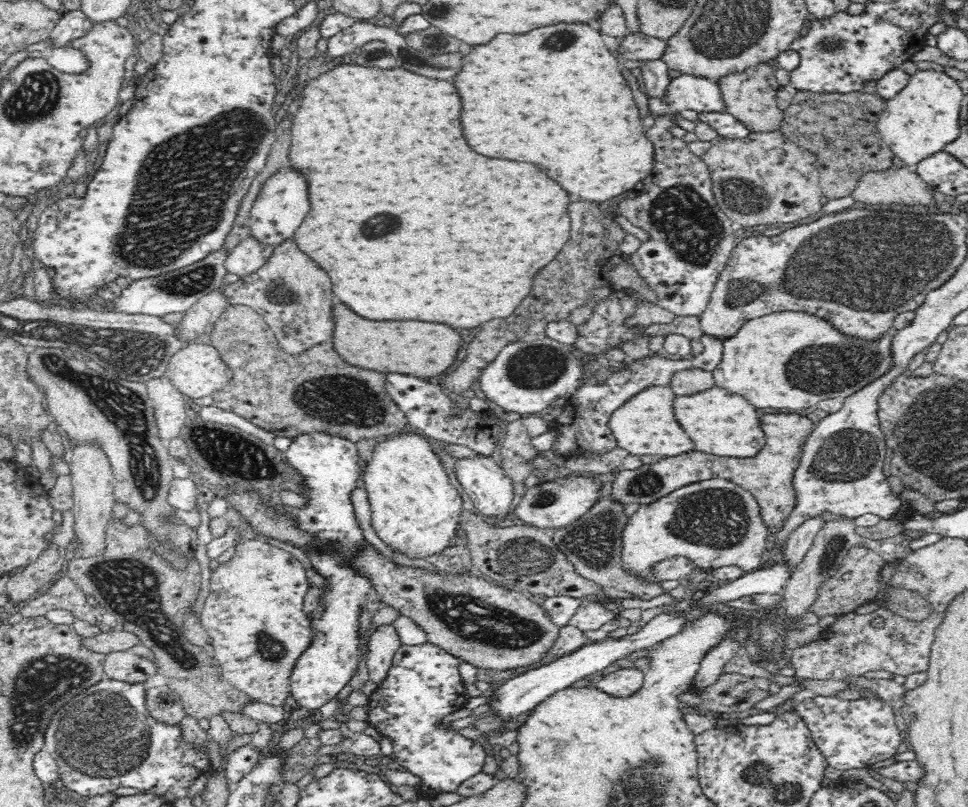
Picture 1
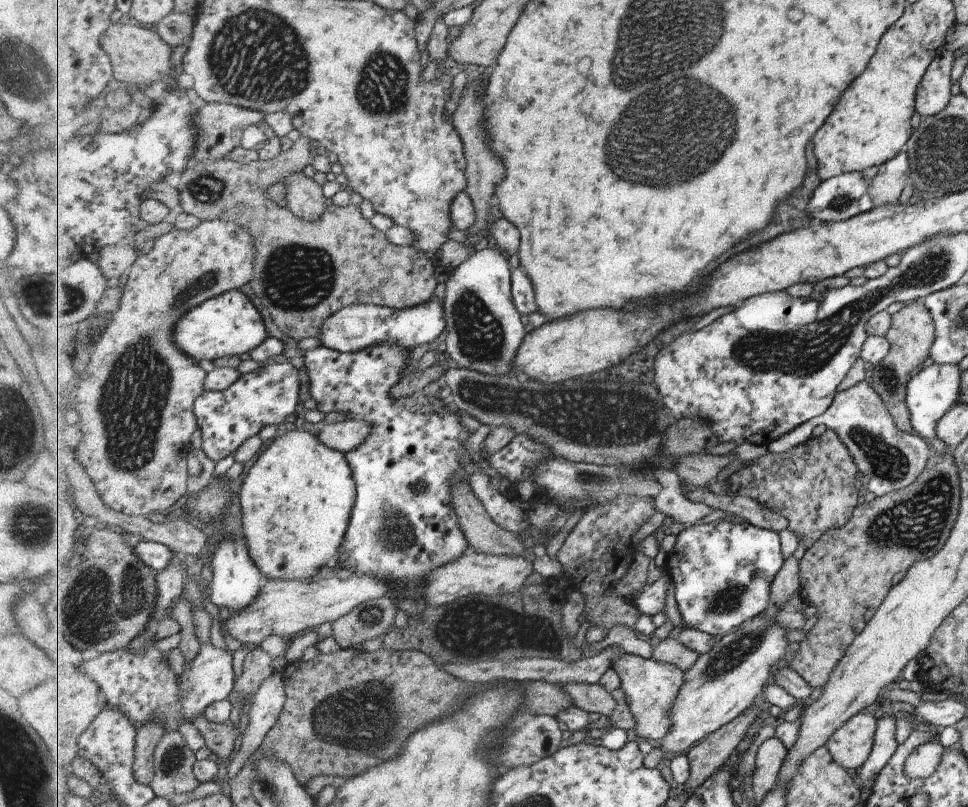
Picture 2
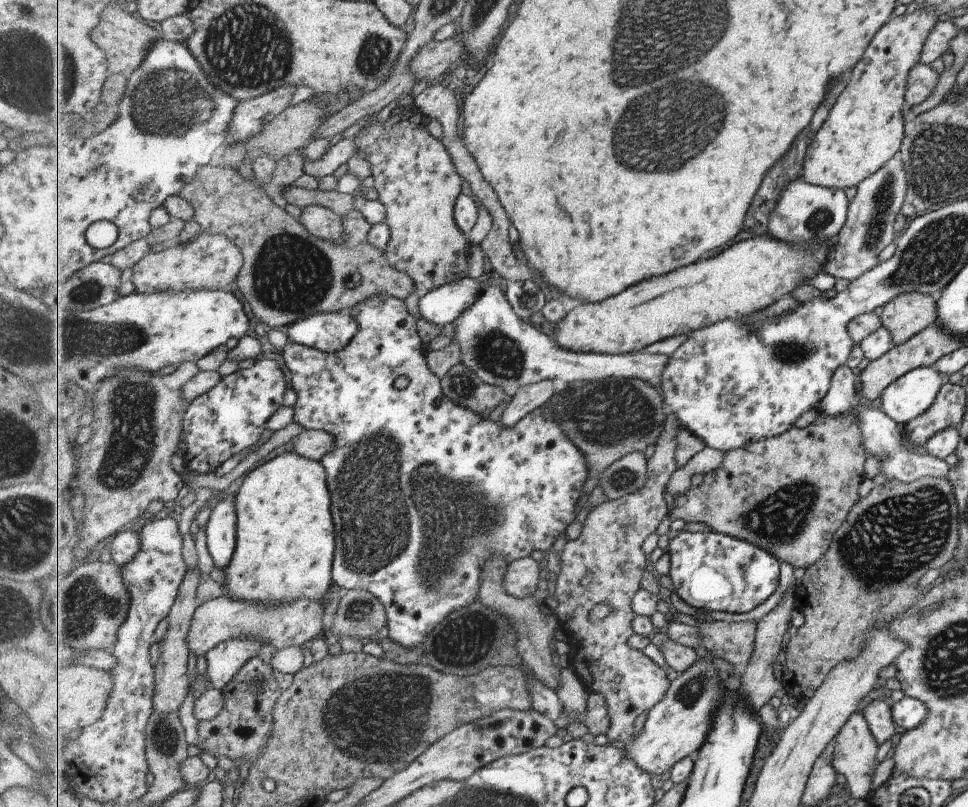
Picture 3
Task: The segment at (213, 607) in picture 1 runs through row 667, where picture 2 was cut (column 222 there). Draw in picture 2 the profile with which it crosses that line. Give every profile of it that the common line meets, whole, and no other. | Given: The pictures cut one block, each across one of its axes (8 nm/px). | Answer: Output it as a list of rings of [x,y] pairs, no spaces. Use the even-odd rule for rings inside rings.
[[[212,220],[202,221],[195,230],[174,229],[169,233],[154,238],[151,250],[147,254],[140,255],[135,264],[130,268],[120,307],[113,312],[113,322],[108,326],[101,340],[93,346],[93,350],[89,354],[89,366],[82,371],[83,376],[81,378],[83,380],[81,380],[81,384],[76,388],[72,388],[74,391],[74,407],[81,414],[79,426],[81,426],[83,434],[75,445],[75,463],[71,477],[82,477],[92,482],[102,502],[113,511],[140,517],[149,516],[149,514],[154,512],[170,515],[181,507],[183,501],[188,496],[190,469],[188,468],[187,458],[192,451],[191,438],[193,438],[193,434],[199,428],[199,421],[194,413],[194,404],[195,400],[205,391],[208,372],[205,372],[199,366],[198,360],[193,360],[191,356],[187,356],[185,352],[179,350],[179,346],[175,344],[175,338],[173,338],[175,326],[177,326],[177,322],[187,312],[191,312],[193,308],[201,306],[203,302],[207,302],[207,300],[211,300],[215,296],[221,296],[225,292],[239,290],[239,288],[250,284],[254,276],[256,257],[255,238],[251,236],[249,230],[245,230],[237,222]]]

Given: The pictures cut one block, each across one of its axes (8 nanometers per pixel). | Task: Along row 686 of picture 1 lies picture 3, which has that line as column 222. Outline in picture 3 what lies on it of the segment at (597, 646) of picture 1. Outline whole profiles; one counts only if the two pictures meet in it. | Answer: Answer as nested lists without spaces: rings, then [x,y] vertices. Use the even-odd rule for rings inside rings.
[[[234,493],[229,500],[223,500],[214,508],[205,522],[207,548],[214,564],[221,570],[232,561],[237,544],[238,508]]]

